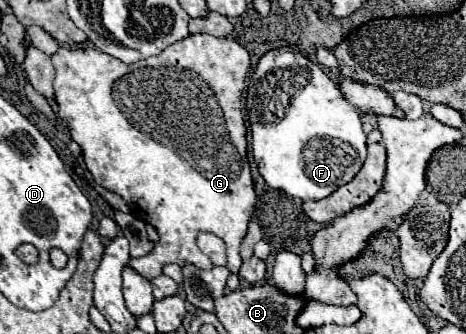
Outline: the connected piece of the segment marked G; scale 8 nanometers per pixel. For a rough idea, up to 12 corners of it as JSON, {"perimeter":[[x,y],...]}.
{"perimeter":[[191,34],[123,64],[63,46],[57,114],[159,242],[227,268],[257,202],[249,52]]}

